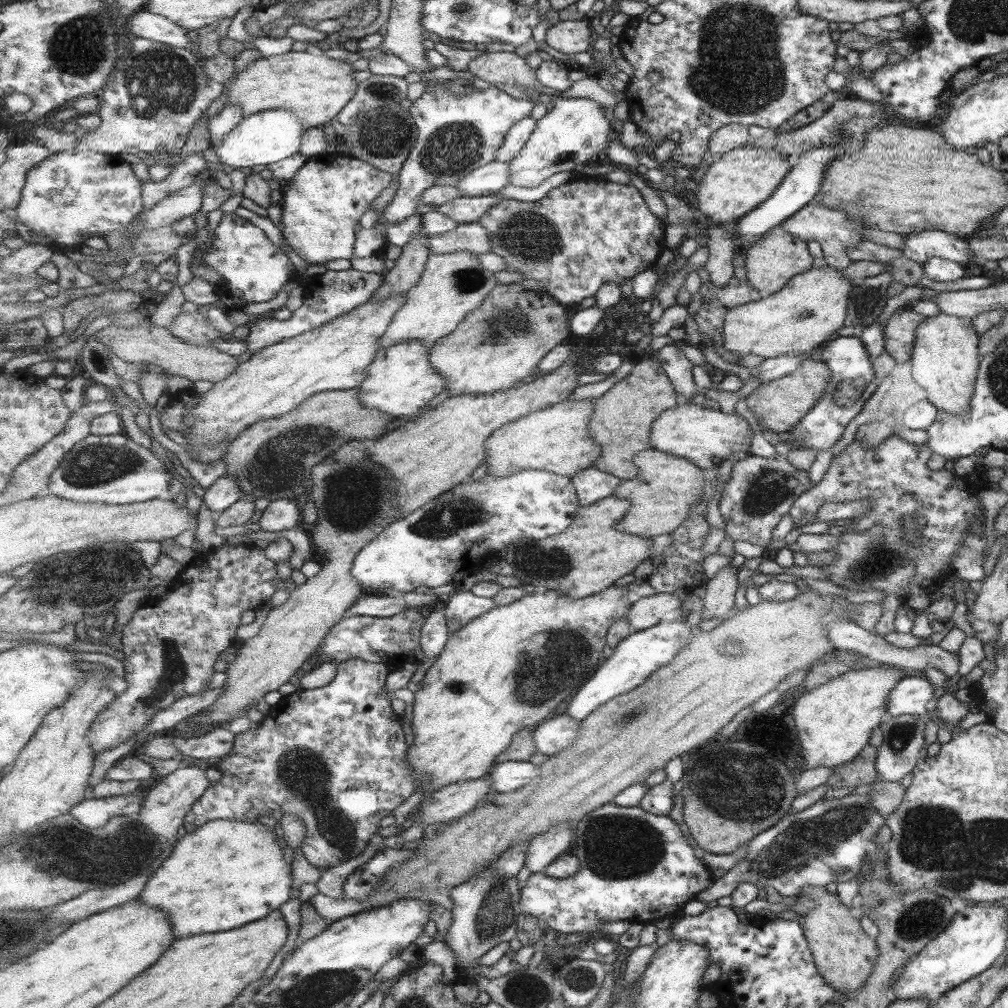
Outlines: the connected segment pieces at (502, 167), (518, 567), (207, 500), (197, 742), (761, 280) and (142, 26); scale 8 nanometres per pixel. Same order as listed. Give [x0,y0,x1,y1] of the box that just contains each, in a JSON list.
[[457,161,511,196],[503,496,652,599],[203,475,243,514],[173,727,236,761],[745,228,812,296],[129,8,193,50]]

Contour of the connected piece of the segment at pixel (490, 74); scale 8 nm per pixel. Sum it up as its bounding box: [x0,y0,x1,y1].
[468,52,539,90]

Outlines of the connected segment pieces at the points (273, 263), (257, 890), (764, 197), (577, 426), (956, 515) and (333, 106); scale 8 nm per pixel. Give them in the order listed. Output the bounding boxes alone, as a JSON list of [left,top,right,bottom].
[[199,213,296,305],[141,819,293,936],[696,143,791,226],[485,400,604,477],[788,434,990,637],[226,51,360,127]]

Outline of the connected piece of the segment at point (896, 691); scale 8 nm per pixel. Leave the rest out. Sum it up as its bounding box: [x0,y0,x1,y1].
[886,674,935,716]

